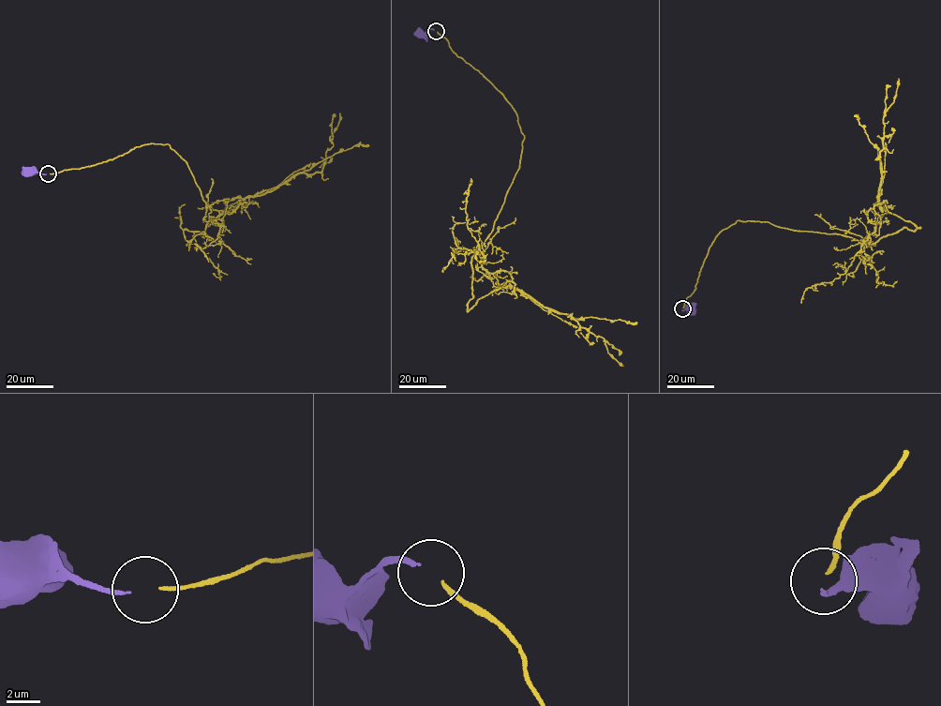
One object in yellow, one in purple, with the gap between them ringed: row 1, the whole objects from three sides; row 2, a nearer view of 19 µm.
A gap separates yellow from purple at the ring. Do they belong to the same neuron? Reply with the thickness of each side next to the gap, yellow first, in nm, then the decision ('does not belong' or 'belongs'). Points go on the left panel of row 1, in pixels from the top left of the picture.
calibres 200 and 190 nm; belongs

